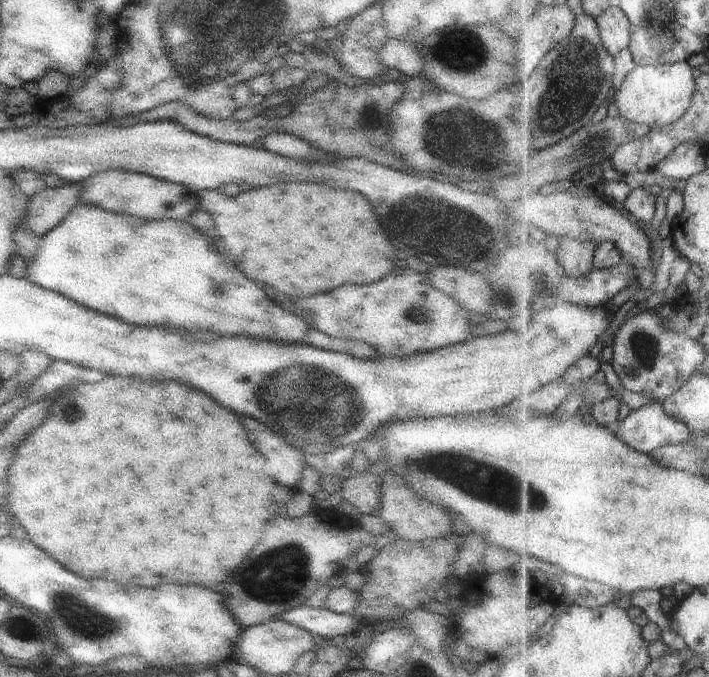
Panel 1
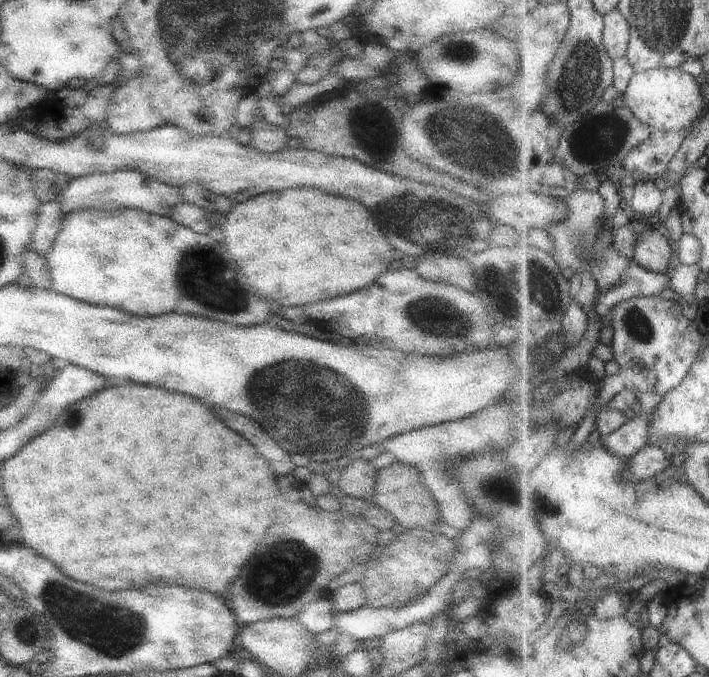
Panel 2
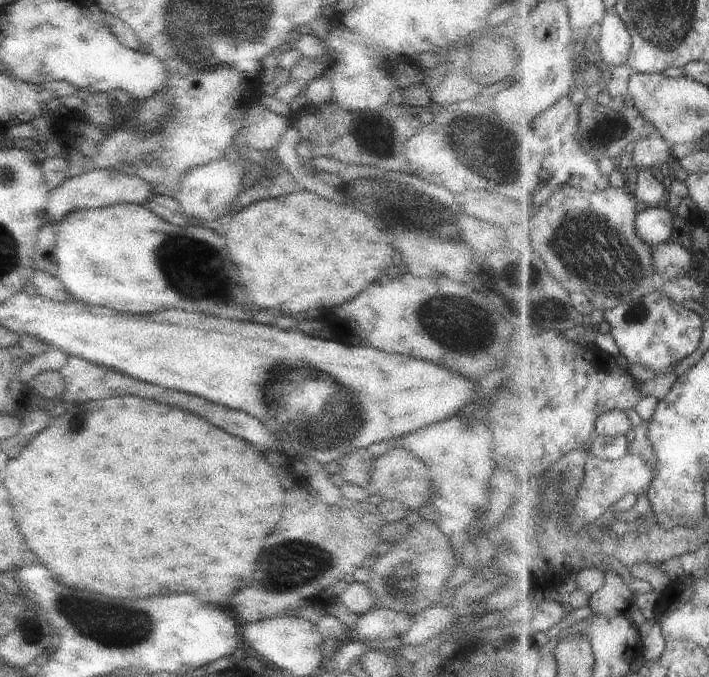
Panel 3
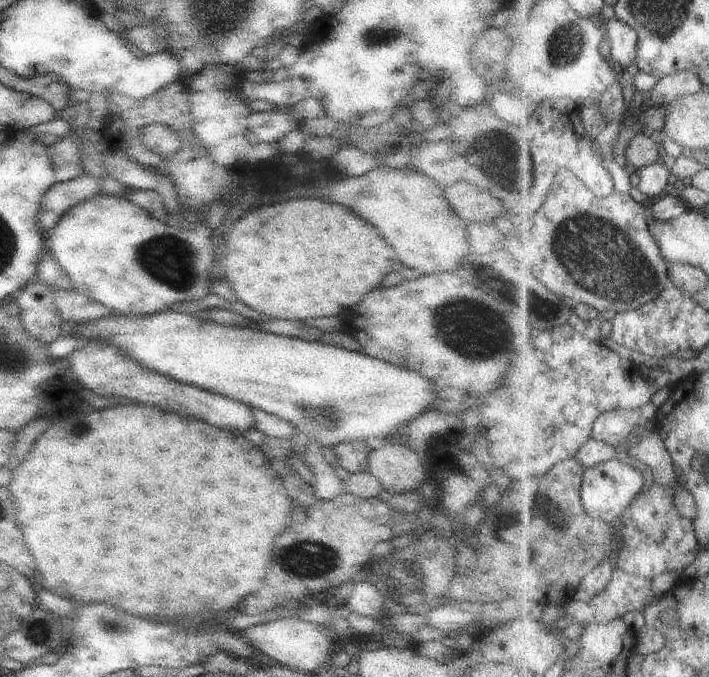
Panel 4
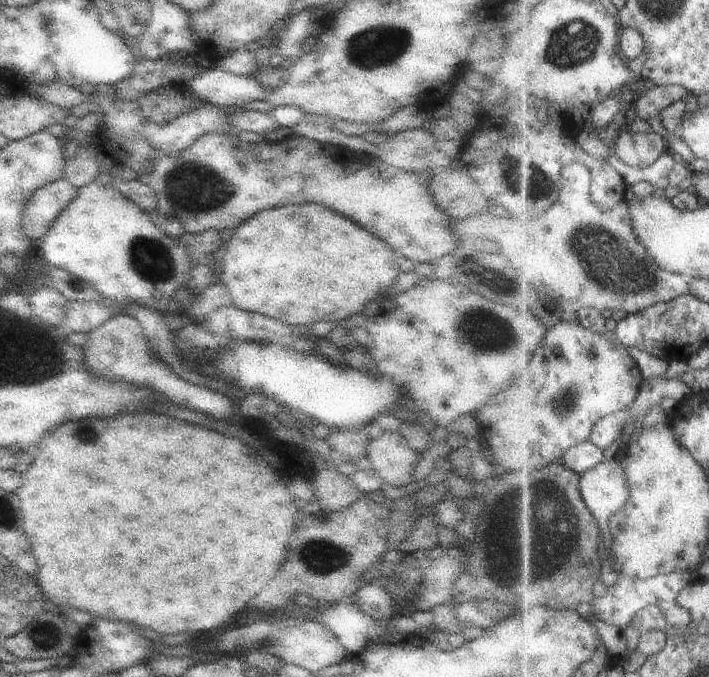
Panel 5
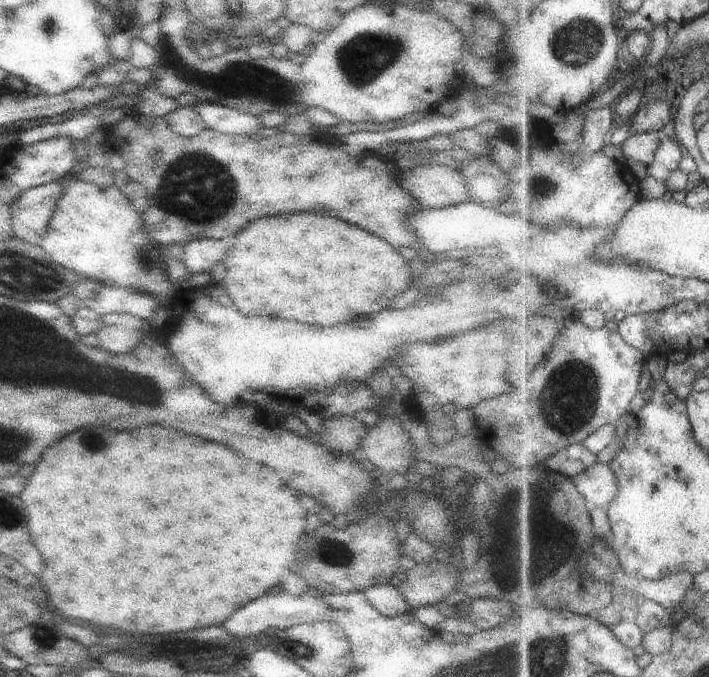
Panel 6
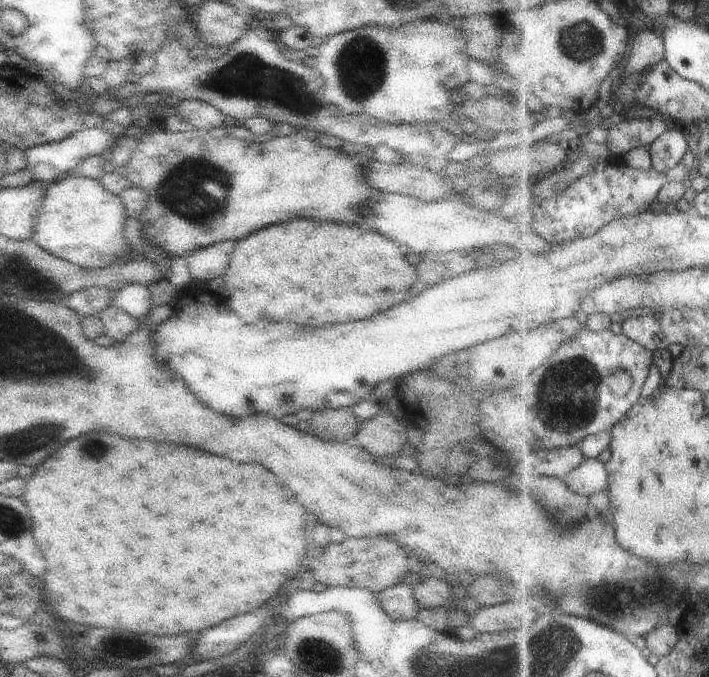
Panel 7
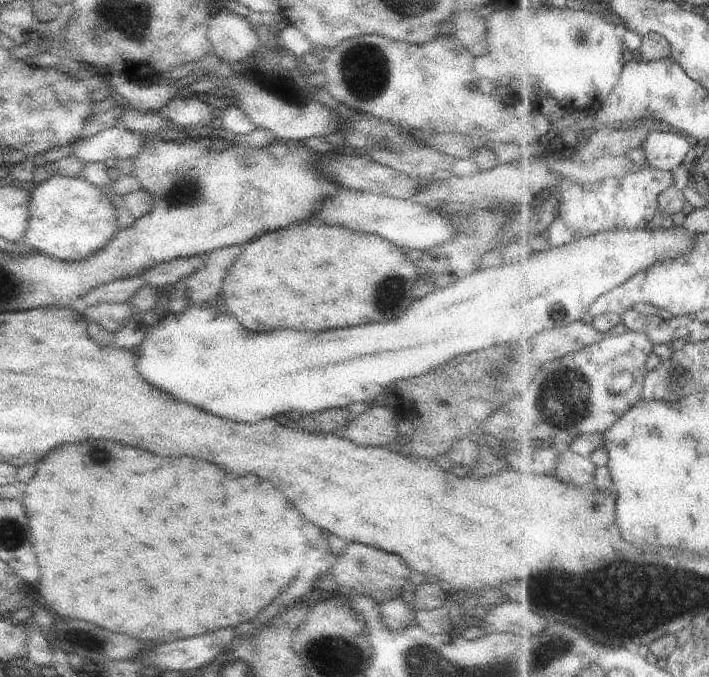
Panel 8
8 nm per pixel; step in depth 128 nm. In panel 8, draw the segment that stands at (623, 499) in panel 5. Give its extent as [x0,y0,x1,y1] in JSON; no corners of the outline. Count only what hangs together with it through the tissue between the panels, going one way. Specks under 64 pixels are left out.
[557,446,599,488]

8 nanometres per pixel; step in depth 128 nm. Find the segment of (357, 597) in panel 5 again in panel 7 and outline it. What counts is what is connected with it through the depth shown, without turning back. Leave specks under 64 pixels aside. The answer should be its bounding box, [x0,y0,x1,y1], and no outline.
[376,582,418,619]

